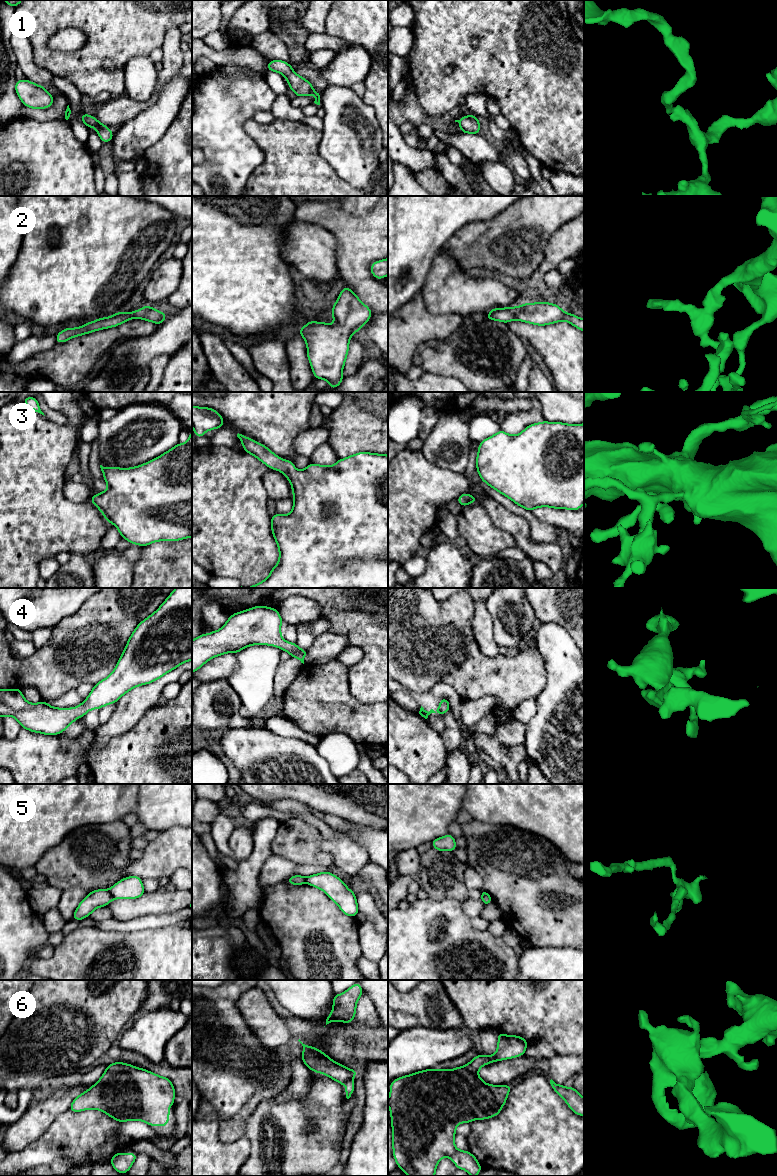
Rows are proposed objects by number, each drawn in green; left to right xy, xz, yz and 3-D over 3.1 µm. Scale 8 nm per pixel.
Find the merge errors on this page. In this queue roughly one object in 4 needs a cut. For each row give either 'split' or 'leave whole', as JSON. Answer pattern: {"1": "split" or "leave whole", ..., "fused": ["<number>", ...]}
{"1": "leave whole", "2": "leave whole", "3": "leave whole", "4": "leave whole", "5": "split", "6": "leave whole", "fused": ["5"]}

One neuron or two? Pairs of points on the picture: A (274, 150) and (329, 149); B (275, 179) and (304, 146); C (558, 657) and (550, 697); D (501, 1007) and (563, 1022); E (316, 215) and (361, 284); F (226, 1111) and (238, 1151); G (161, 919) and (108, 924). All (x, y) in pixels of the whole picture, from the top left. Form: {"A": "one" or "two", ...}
{"A": "two", "B": "one", "C": "one", "D": "one", "E": "one", "F": "two", "G": "one"}

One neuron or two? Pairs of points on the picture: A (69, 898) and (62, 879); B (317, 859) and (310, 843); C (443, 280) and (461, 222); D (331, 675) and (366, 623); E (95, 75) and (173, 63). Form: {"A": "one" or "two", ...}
{"A": "two", "B": "one", "C": "two", "D": "two", "E": "two"}

